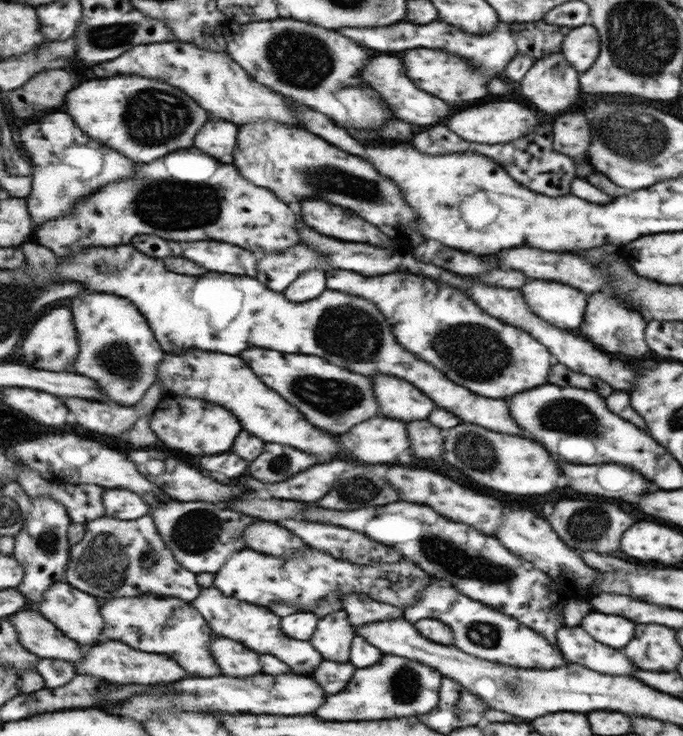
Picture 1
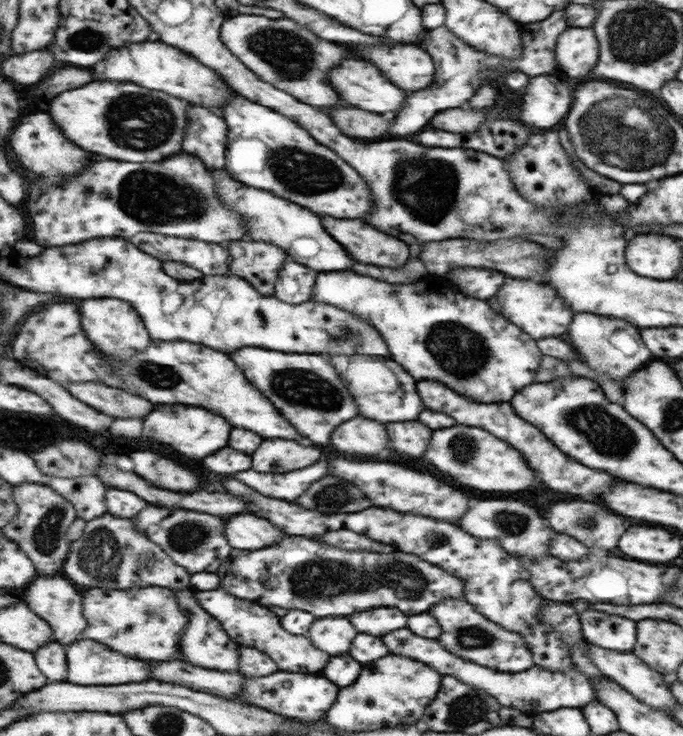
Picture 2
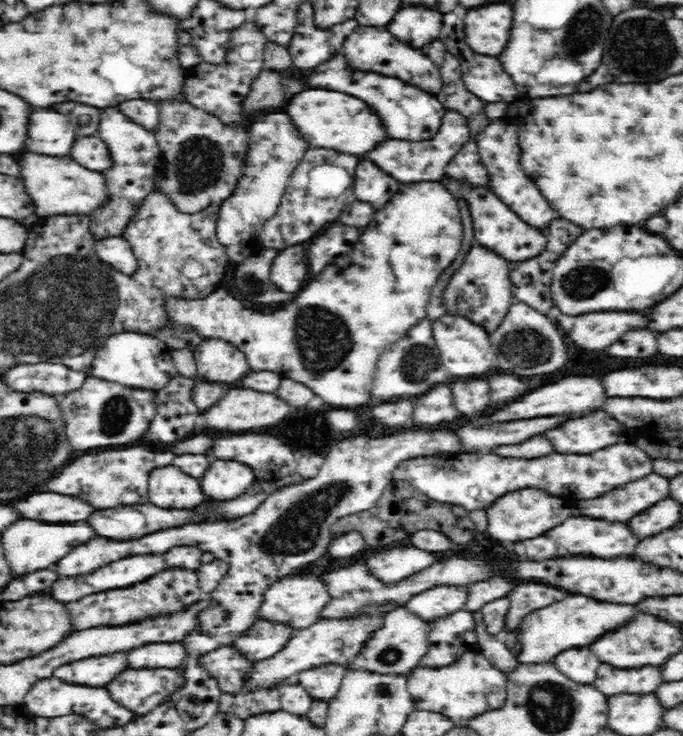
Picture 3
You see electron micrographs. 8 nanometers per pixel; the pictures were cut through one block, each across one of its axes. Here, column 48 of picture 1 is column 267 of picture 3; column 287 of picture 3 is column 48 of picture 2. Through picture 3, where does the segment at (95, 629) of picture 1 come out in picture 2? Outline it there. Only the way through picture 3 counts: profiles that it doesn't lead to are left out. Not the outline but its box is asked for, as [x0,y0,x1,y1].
[24,575,89,646]

